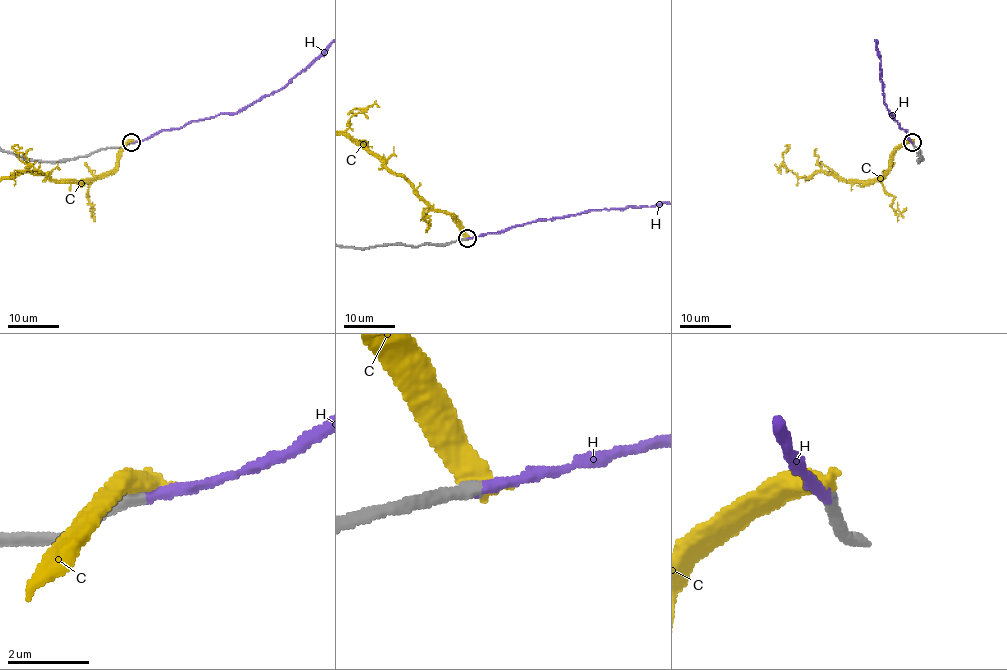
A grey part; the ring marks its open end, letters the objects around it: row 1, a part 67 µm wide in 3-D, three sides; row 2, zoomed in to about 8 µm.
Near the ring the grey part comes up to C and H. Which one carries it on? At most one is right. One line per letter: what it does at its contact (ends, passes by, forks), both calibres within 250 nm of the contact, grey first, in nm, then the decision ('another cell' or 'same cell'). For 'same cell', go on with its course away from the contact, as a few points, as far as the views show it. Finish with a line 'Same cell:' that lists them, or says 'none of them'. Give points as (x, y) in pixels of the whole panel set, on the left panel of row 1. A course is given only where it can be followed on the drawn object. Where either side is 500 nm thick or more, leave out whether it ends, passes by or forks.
C: calibres 360 and 600 nm; another cell
H: it ends; calibres 360 and 240 nm; same cell
Same cell: H

